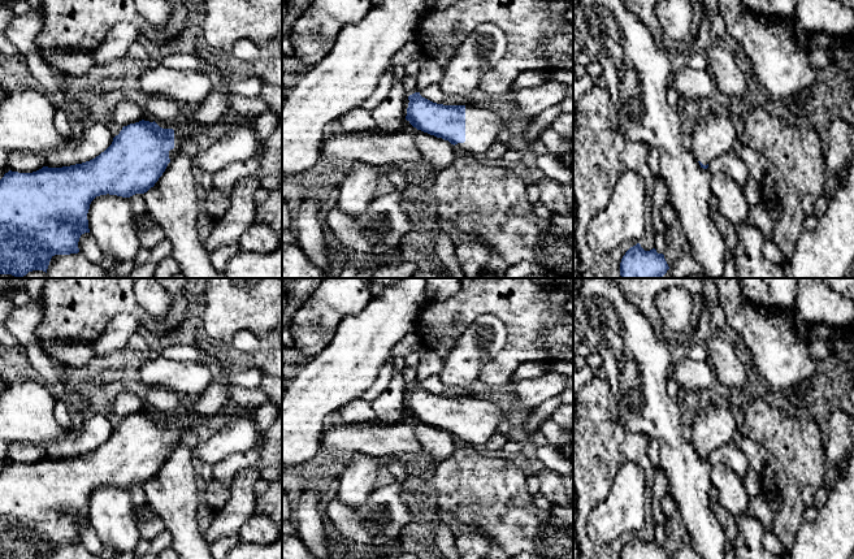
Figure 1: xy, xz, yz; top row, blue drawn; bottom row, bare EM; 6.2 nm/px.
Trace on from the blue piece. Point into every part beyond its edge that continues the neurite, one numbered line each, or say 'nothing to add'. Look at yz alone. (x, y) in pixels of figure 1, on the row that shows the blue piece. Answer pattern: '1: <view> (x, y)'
1: yz (715, 134)

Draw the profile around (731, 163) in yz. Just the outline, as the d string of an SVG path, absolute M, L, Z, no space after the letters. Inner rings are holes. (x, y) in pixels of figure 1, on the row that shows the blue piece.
M737 144L731 151L715 157L708 164L707 169L712 176L725 174L732 181L734 181L741 188L750 178L747 166L740 155L740 144Z

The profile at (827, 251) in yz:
M854 162L838 173L841 187L828 199L824 216L812 231L805 231L797 240L792 256L784 263L785 278L846 278L854 269Z

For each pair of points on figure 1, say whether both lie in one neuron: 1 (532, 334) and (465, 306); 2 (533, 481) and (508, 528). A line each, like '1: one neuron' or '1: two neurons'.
1: one neuron
2: two neurons

